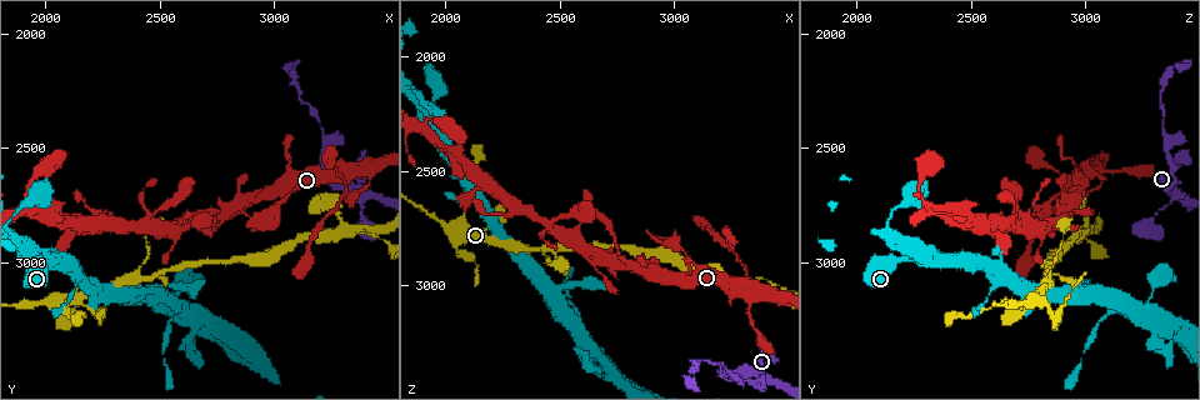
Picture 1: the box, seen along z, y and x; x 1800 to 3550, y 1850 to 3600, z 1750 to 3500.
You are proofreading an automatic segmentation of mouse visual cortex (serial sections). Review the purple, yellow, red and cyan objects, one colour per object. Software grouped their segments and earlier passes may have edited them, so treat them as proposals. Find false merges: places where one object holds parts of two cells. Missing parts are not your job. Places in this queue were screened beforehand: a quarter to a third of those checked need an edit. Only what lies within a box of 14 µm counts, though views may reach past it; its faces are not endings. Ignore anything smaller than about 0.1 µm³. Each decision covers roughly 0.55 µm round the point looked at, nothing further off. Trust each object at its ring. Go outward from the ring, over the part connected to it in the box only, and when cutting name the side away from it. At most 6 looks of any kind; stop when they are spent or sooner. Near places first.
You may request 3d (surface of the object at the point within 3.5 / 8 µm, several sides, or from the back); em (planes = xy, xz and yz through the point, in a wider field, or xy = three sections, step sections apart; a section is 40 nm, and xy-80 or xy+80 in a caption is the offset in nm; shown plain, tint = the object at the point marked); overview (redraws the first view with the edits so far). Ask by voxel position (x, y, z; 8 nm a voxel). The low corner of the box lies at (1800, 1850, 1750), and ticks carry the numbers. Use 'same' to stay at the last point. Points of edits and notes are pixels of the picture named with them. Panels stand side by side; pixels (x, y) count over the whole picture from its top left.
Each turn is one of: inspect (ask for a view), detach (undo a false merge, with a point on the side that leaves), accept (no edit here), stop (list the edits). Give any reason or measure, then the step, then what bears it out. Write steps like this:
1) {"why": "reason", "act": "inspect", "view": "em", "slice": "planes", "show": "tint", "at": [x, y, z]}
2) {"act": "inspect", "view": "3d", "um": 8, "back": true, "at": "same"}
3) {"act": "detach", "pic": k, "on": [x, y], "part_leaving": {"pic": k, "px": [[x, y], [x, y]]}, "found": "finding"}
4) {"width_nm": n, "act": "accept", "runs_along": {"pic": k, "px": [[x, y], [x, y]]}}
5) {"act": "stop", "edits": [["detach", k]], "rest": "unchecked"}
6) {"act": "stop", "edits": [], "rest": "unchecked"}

{"why": "a fork", "act": "inspect", "view": "3d", "um": 3.5, "at": [3220, 2590, 3390]}

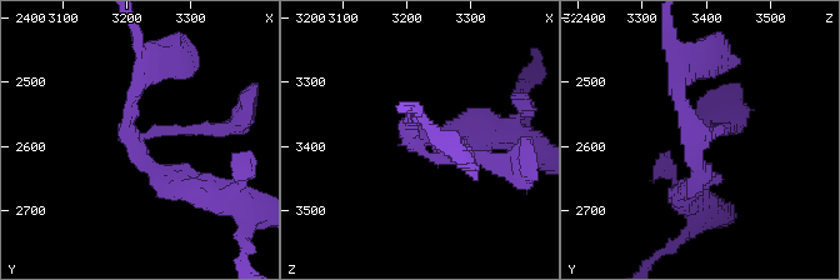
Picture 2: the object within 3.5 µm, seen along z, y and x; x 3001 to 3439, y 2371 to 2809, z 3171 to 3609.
{"act": "inspect", "view": "em", "slice": "xy", "step": 3, "show": "tint", "at": [3210, 2595, 3380]}

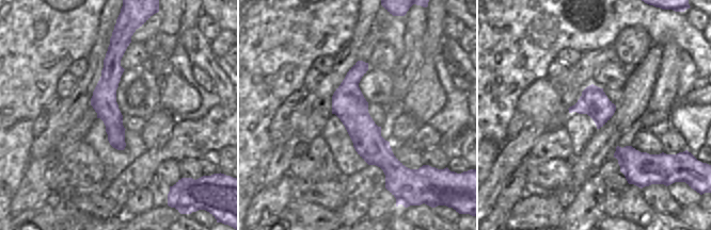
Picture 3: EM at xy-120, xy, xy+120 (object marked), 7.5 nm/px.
{"act": "inspect", "view": "em", "slice": "xy", "step": 1, "show": "tint", "at": "same"}

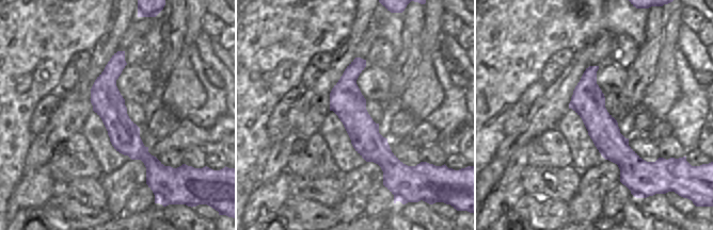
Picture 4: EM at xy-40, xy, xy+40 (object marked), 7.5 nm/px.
{"act": "accept", "found": "one cell here"}

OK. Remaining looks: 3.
{"why": "two arms in line, one across", "act": "inspect", "view": "3d", "um": 3.5, "at": [2400, 3070, 2830]}

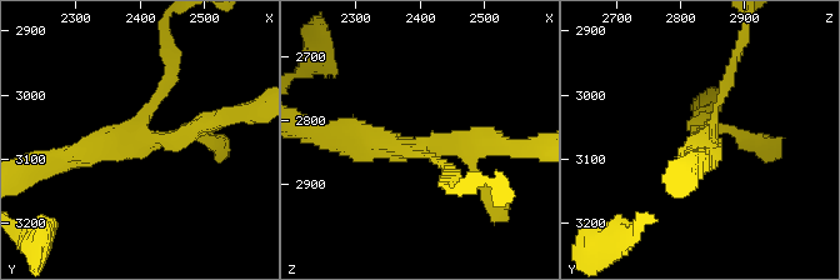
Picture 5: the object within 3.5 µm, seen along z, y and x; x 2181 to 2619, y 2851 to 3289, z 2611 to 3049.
{"act": "inspect", "view": "em", "slice": "xy", "step": 2, "show": "tint", "at": [2400, 3070, 2840]}

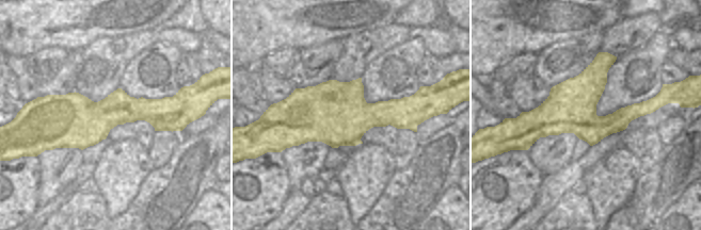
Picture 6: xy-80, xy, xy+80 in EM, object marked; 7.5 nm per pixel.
{"why": "cut it another way", "act": "inspect", "view": "em", "slice": "xy", "step": 5, "show": "tint", "at": "same"}

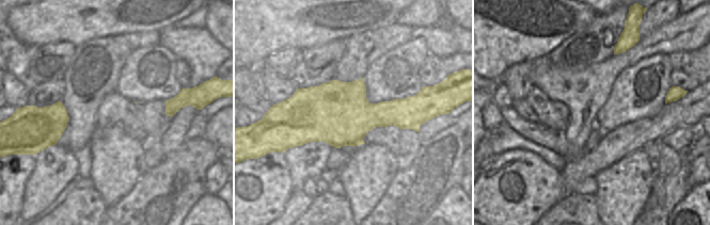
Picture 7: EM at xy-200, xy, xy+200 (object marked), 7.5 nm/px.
{"act": "accept", "runs_along": {"pic": 5, "px": [[56, 159], [218, 121]]}, "found": "continuous, no second cell"}

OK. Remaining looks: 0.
{"act": "stop", "edits": [], "rest": "unchecked"}

